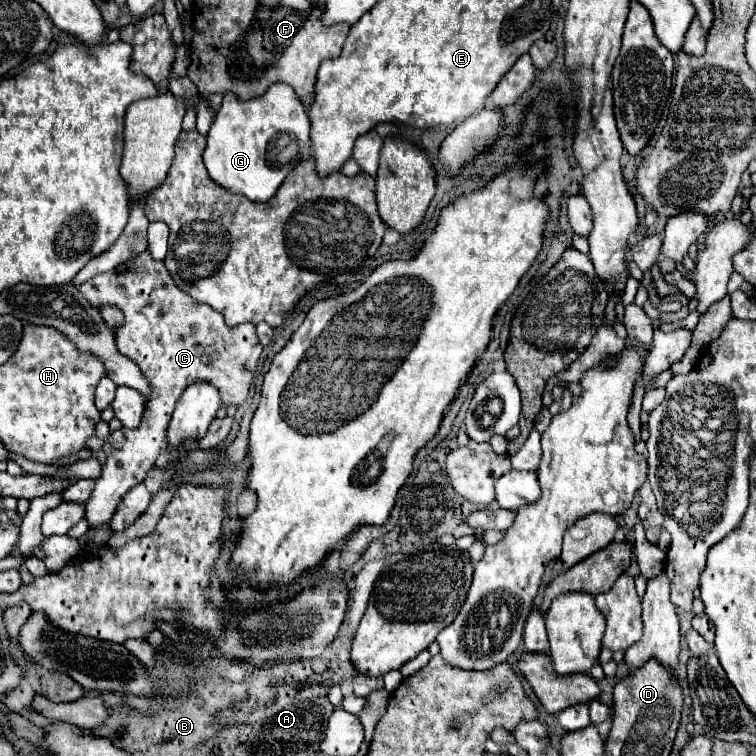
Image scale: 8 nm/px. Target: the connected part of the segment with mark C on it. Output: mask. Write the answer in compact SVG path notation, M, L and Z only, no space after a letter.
M147 251L131 257L113 271L95 275L83 283L79 291L93 307L111 305L125 315L125 323L115 335L117 349L141 367L141 373L153 387L147 397L141 425L137 429L119 429L111 435L111 453L107 455L91 499L85 505L85 519L91 527L95 527L107 523L123 495L141 483L149 469L155 467L155 461L165 447L167 425L173 415L175 401L185 387L203 379L223 391L223 405L241 405L247 399L263 347L253 323L229 329L221 313L213 311L205 303L195 303L187 293L179 291L163 261L155 261Z

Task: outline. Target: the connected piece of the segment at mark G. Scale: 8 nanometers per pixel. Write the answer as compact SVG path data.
M275 83L265 95L249 101L241 101L237 95L225 95L207 133L203 163L209 177L221 187L241 193L251 201L265 203L277 193L289 171L309 157L309 115L289 85Z

